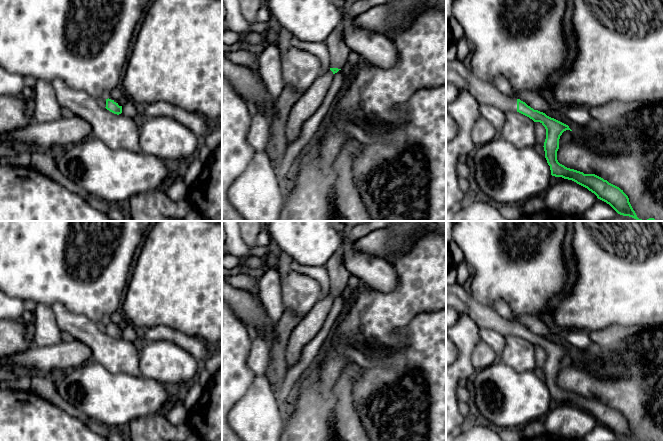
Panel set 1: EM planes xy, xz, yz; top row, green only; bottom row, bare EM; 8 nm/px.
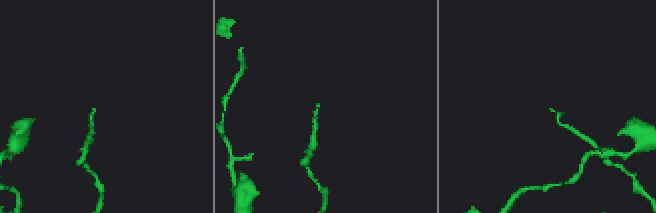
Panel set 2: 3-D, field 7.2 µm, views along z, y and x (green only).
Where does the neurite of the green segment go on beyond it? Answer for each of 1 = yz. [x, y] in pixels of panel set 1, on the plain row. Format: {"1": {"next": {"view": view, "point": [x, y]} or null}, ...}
{"1": {"next": {"view": "yz", "point": [456, 297]}}}

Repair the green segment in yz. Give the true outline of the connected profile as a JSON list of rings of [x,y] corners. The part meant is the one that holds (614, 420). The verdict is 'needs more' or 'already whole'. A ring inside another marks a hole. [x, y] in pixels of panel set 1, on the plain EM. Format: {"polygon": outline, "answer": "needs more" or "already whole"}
{"polygon": [[[458,283],[453,285],[446,284],[446,306],[452,307],[458,312],[466,312],[480,328],[492,329],[503,337],[517,335],[534,346],[540,346],[546,353],[546,363],[543,371],[552,400],[572,404],[587,412],[620,439],[637,441],[628,420],[619,411],[595,398],[584,398],[567,392],[558,386],[557,375],[559,373],[560,360],[566,354],[572,355],[568,349],[547,340],[543,336],[534,334],[515,320],[503,317],[495,309],[475,301],[470,293],[466,292],[463,286]]], "answer": "needs more"}

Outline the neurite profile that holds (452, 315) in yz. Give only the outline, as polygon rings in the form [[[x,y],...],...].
[[[446,306],[446,328],[453,326],[459,319],[460,312],[456,309]]]

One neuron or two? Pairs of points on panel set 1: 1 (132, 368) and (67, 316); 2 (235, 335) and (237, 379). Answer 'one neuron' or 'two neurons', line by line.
1: one neuron
2: one neuron

